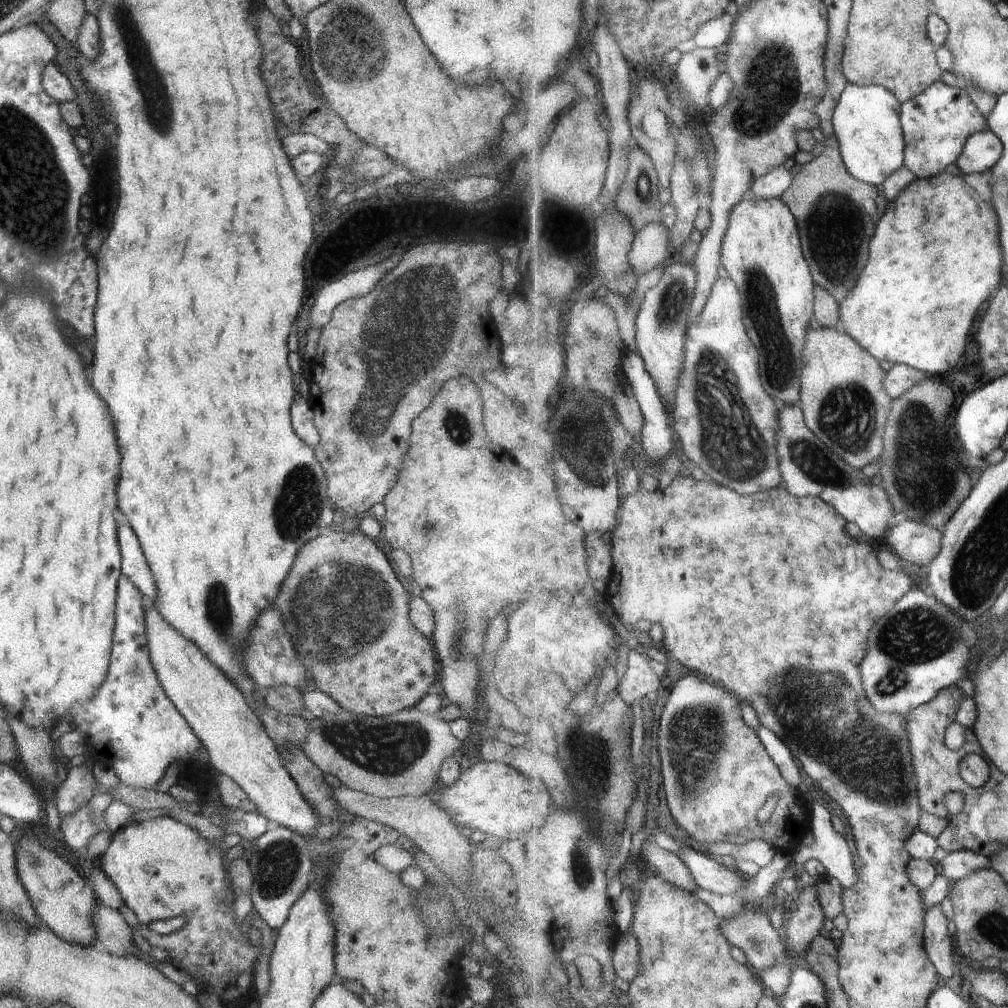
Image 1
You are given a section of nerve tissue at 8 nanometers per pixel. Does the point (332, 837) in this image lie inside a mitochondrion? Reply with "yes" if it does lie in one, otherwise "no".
no

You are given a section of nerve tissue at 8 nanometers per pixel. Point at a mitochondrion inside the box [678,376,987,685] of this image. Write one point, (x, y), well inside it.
(921, 468)

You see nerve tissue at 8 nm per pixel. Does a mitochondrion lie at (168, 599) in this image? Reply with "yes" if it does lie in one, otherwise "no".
no

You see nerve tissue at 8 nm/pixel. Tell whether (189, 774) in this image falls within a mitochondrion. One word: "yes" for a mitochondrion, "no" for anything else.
no

